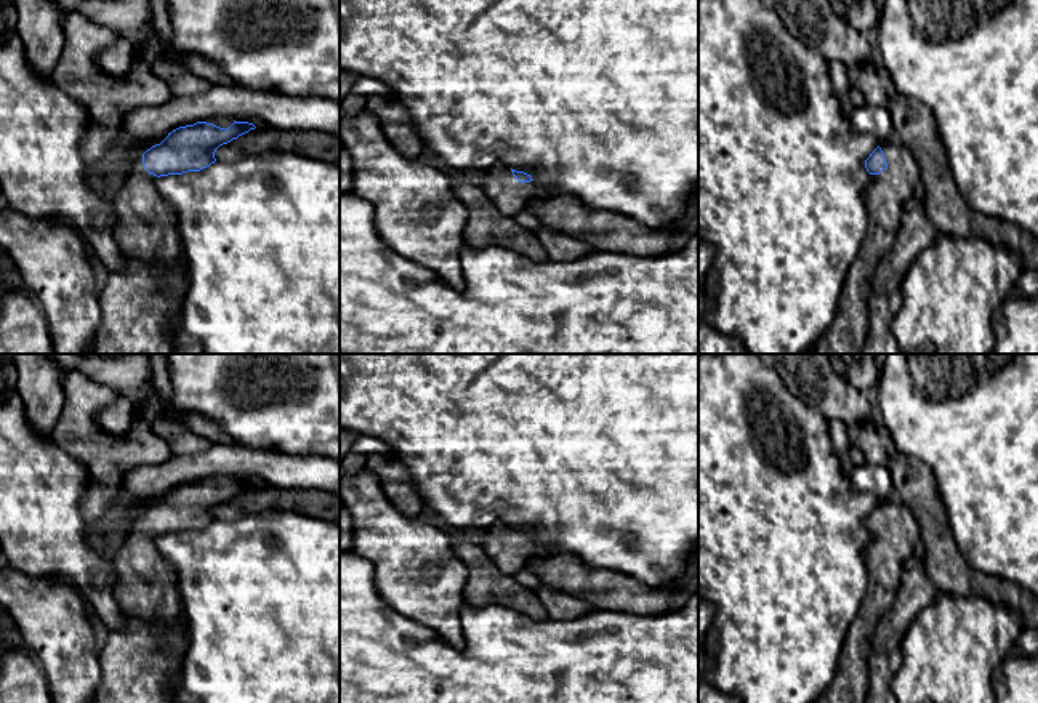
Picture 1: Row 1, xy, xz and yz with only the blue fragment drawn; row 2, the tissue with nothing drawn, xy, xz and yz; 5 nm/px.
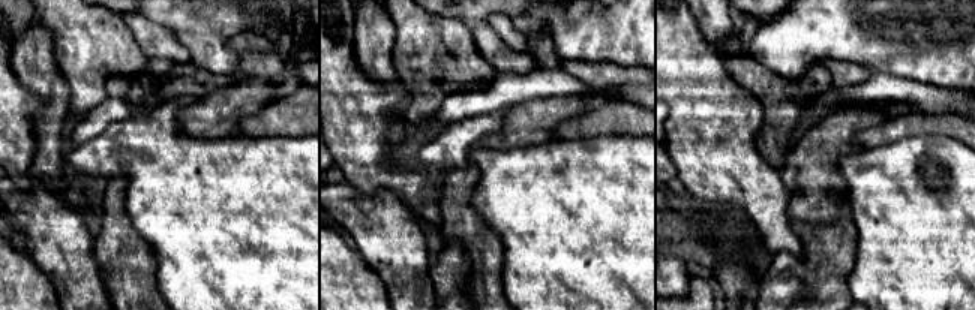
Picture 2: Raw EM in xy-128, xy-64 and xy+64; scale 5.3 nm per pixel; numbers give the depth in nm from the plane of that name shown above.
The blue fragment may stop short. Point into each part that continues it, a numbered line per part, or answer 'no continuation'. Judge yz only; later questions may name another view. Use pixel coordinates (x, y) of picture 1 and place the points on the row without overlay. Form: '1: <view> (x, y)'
1: yz (885, 558)

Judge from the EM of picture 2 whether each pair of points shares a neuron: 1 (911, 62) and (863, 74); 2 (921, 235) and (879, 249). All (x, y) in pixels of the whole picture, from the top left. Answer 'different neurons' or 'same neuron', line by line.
1: different neurons
2: same neuron

